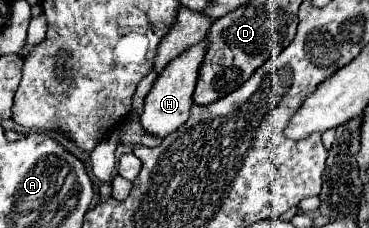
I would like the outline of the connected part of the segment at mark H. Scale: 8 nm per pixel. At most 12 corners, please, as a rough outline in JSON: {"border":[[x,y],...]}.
{"border":[[206,38],[156,78],[140,122],[152,136],[190,116]]}

